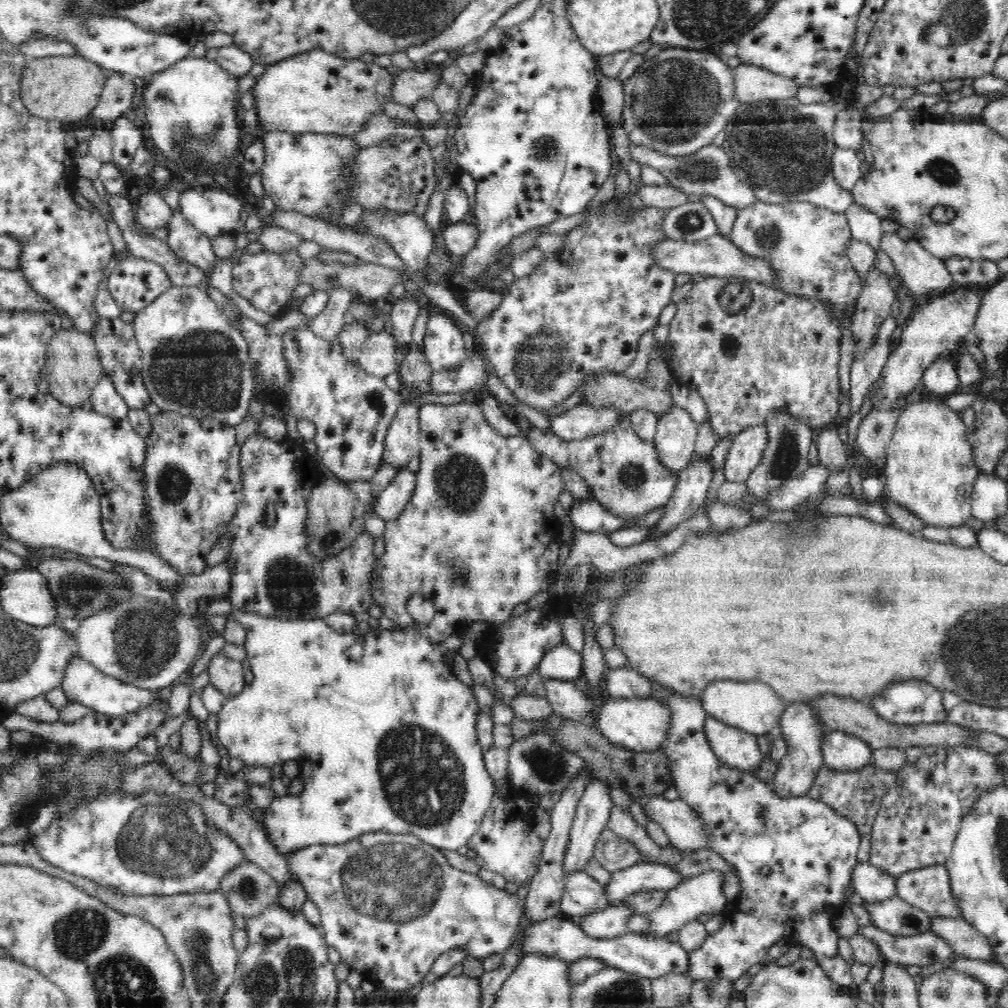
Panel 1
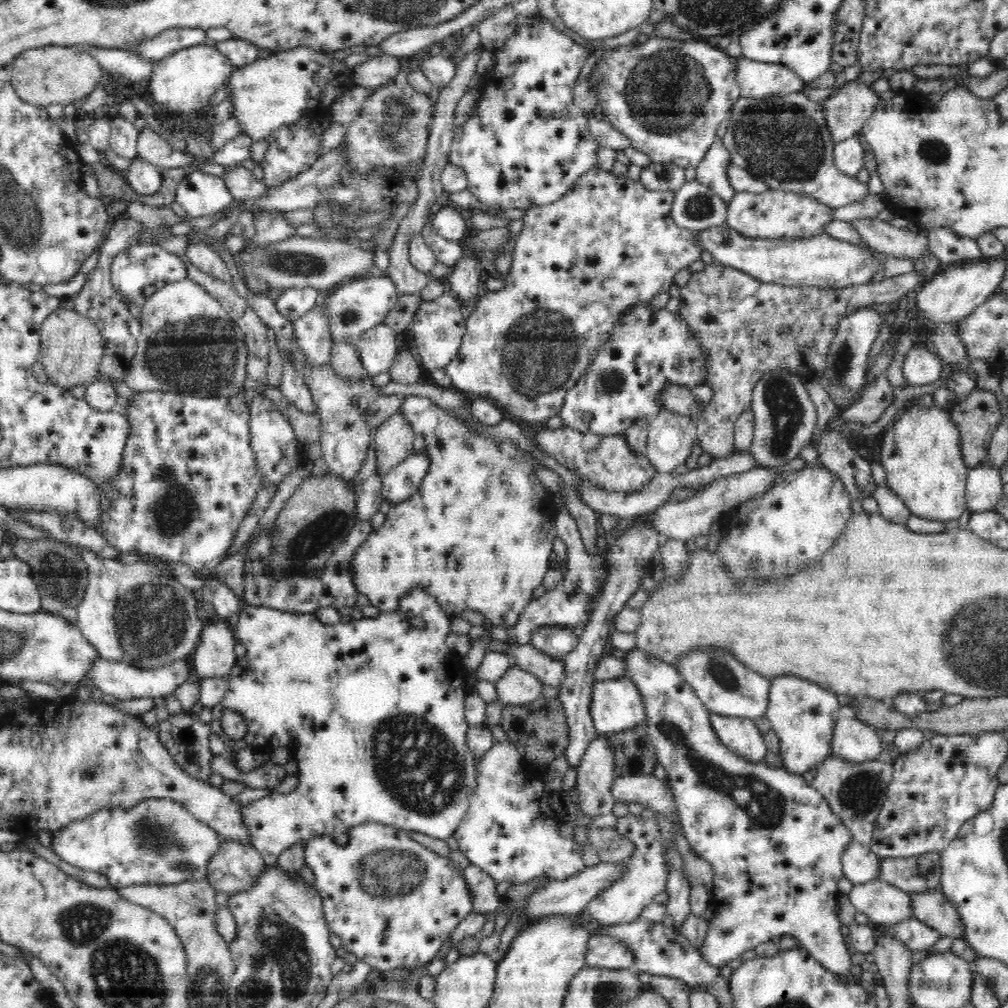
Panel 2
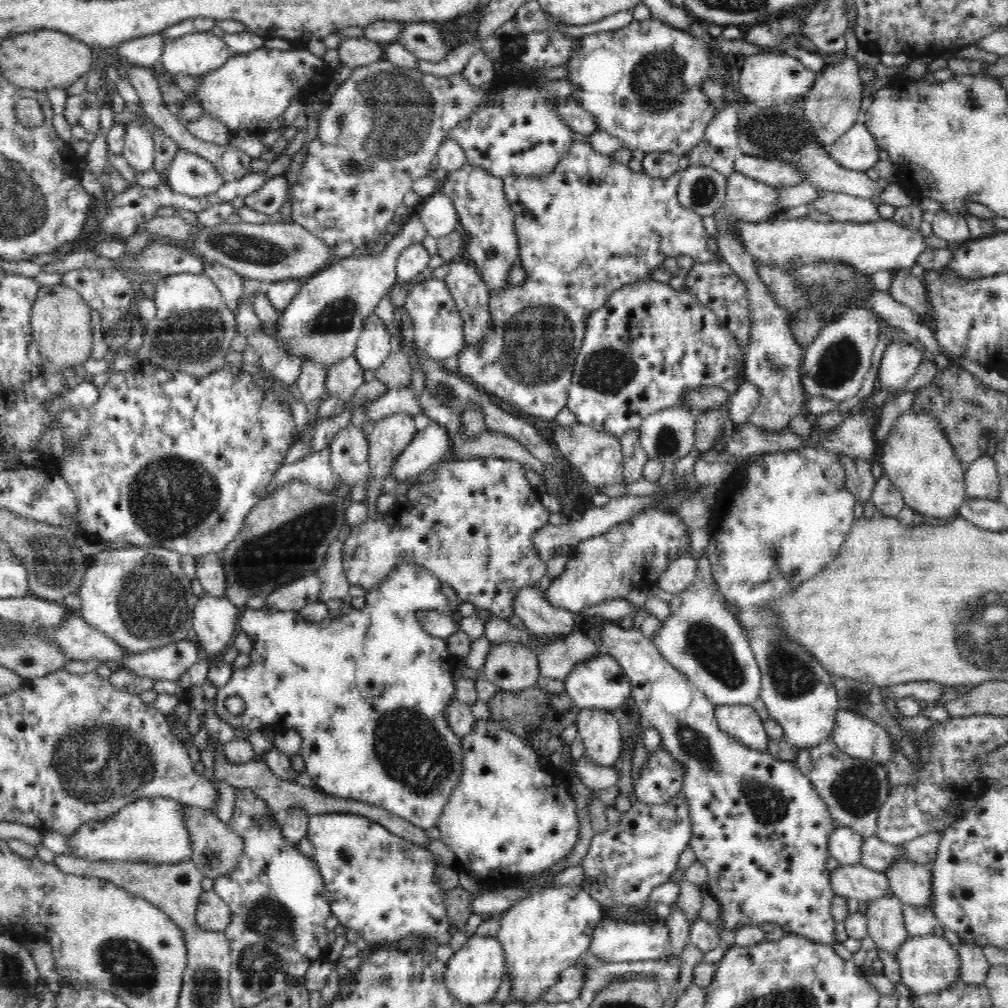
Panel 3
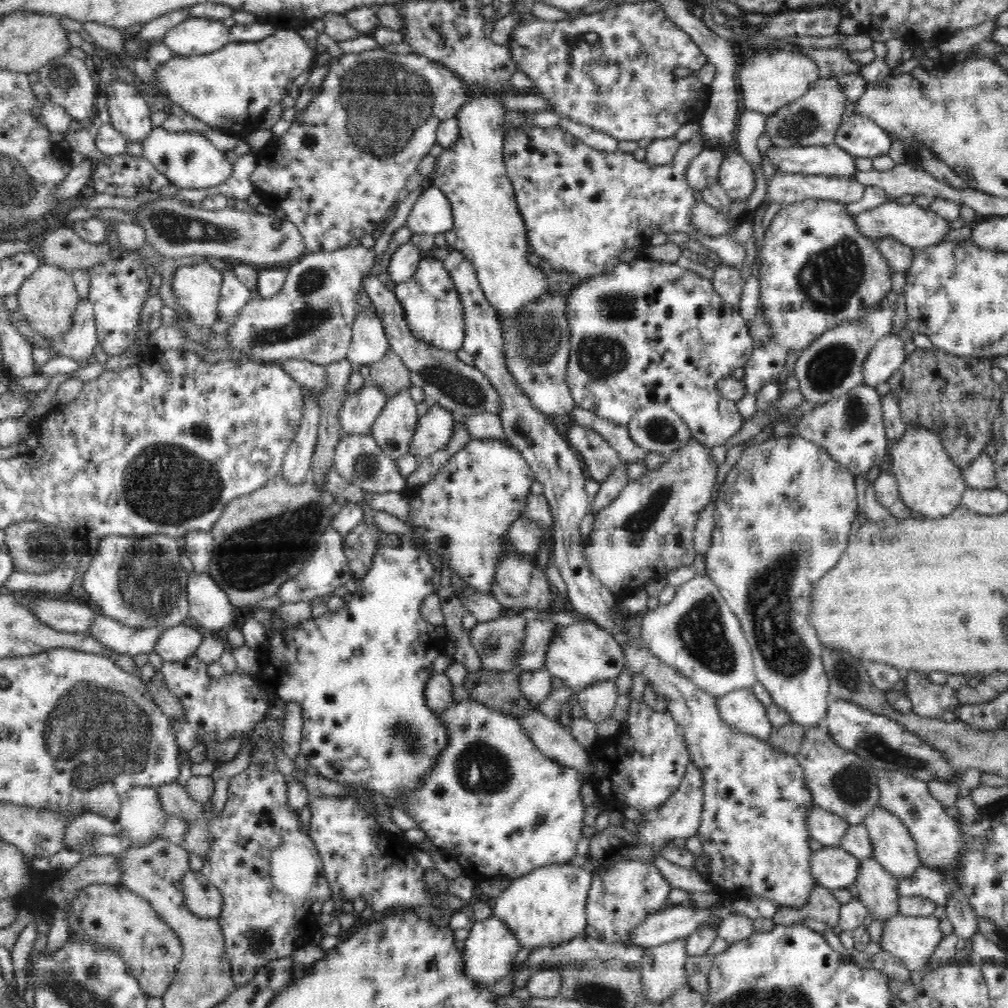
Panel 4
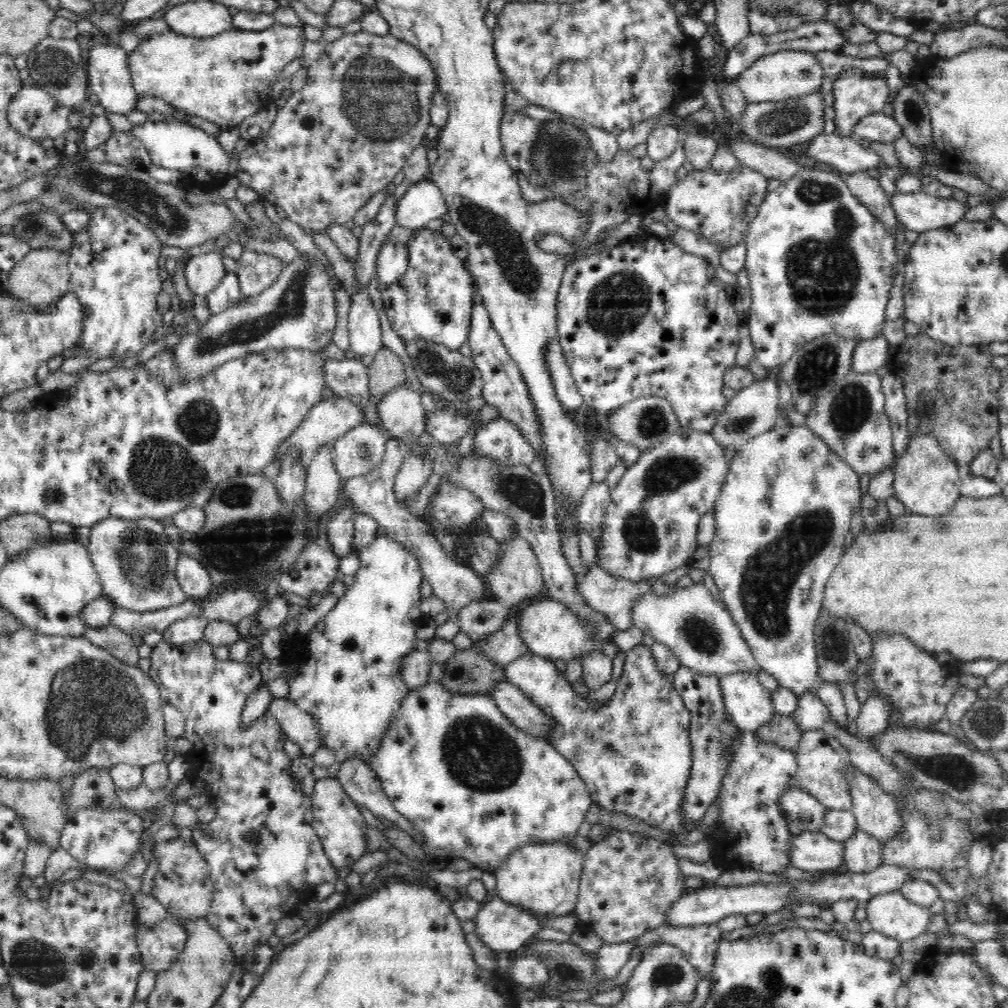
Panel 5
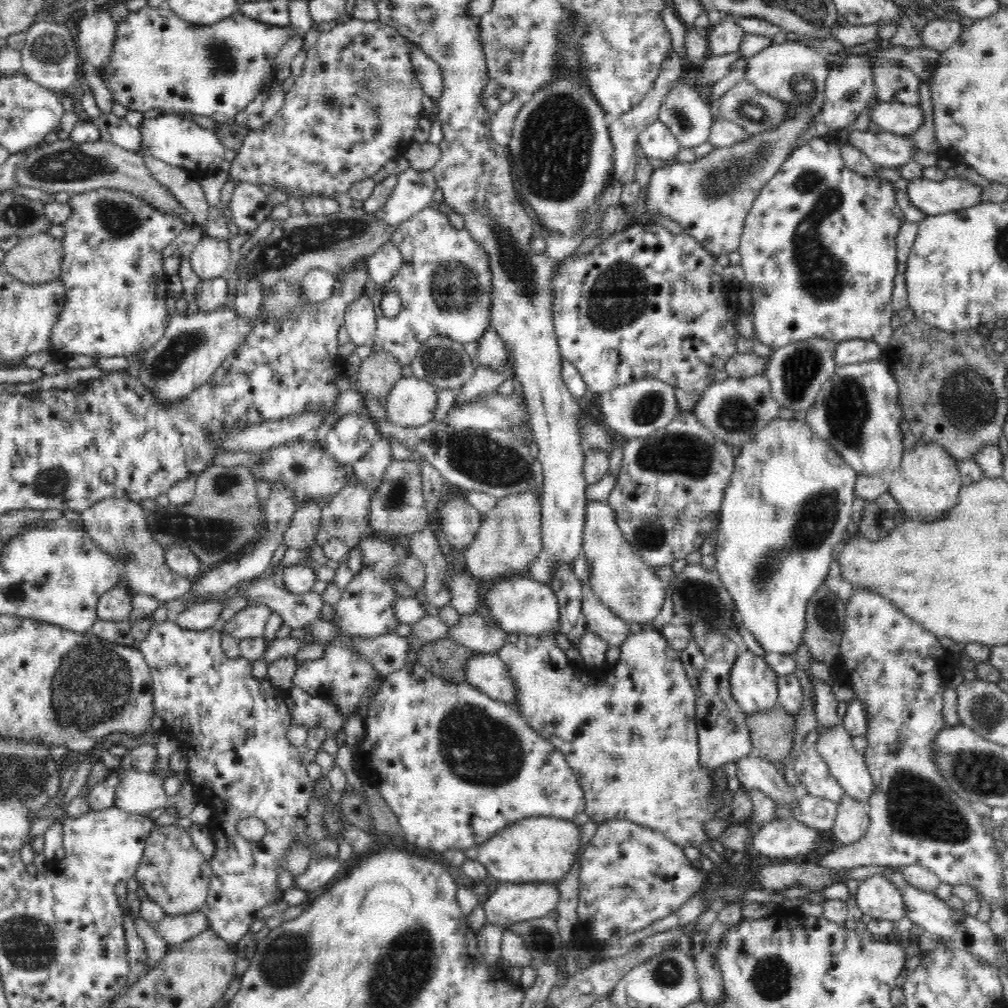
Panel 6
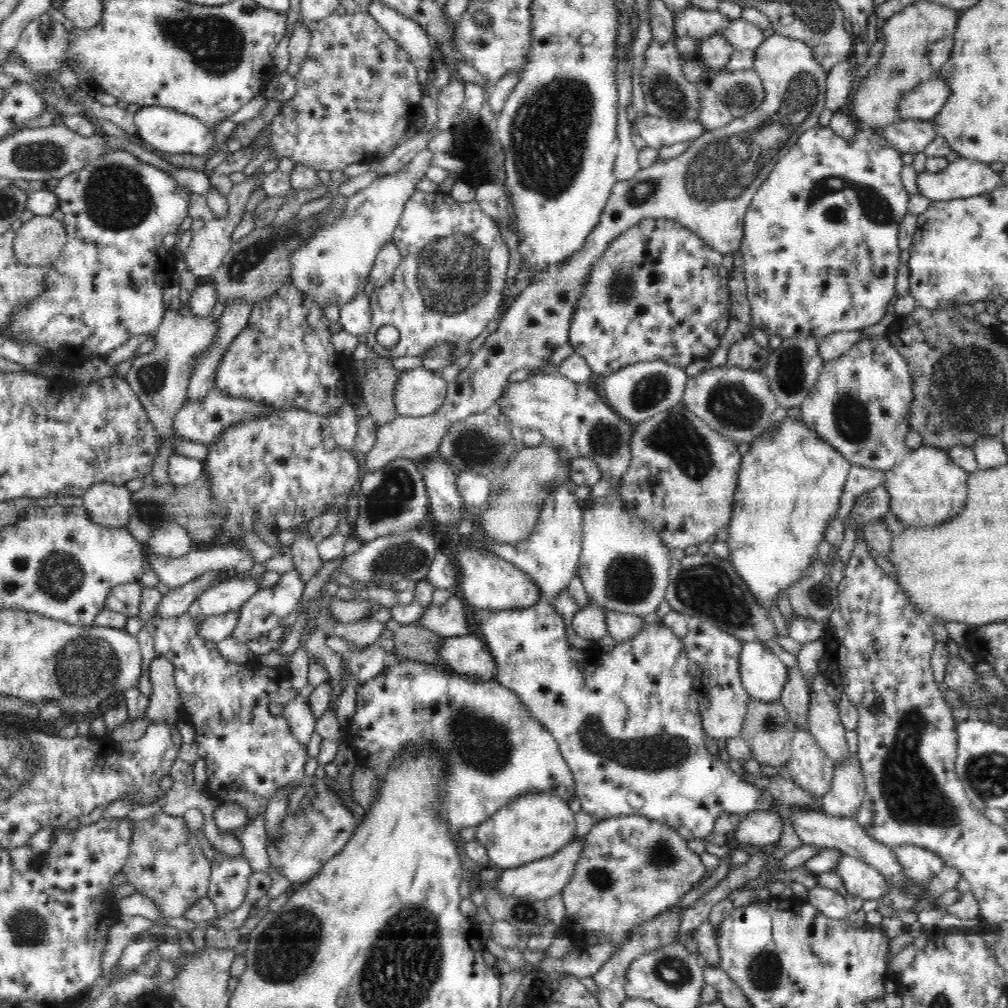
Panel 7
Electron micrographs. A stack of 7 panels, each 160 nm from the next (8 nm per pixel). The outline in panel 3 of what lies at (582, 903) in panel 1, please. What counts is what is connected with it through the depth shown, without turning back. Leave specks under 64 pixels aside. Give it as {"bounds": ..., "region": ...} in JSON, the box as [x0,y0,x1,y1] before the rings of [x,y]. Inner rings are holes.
{"bounds":[437,719,578,880],"region":[[[476,719],[472,730],[465,734],[461,738],[462,743],[462,758],[463,769],[460,775],[460,780],[455,784],[455,787],[451,790],[450,796],[444,805],[444,812],[438,820],[437,828],[440,832],[440,840],[450,850],[456,854],[456,860],[465,864],[468,874],[472,874],[474,878],[484,878],[484,880],[490,880],[490,878],[500,878],[504,874],[534,874],[550,868],[553,864],[560,862],[562,858],[568,856],[576,840],[578,840],[578,826],[576,801],[574,797],[570,795],[568,791],[568,785],[566,778],[561,773],[551,772],[548,769],[544,769],[542,764],[538,764],[538,754],[536,749],[532,747],[531,743],[522,739],[520,735],[516,735],[512,731],[502,727],[502,725],[492,719]]]}

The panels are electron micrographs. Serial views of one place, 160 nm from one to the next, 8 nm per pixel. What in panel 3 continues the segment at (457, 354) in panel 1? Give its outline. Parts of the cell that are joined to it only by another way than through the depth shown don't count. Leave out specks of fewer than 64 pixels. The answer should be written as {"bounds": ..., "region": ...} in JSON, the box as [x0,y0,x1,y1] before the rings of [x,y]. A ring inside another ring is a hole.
{"bounds":[402,277,465,361],"region":[[[431,277],[420,282],[418,286],[412,286],[407,291],[402,310],[406,317],[412,319],[409,334],[415,347],[418,347],[433,361],[443,361],[450,356],[459,354],[465,346],[463,322],[450,289],[446,286],[445,279]]]}

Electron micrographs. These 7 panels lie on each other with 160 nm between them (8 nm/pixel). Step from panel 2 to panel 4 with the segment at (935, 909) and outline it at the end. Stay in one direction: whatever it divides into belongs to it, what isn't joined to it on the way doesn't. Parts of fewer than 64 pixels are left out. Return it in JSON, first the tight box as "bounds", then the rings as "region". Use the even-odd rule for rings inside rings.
{"bounds":[863,806,923,880],"region":[[[882,806],[874,807],[874,810],[864,818],[863,825],[872,841],[874,859],[892,873],[896,880],[911,877],[918,867],[923,866],[908,827],[904,826],[892,812],[886,811],[886,808]]]}

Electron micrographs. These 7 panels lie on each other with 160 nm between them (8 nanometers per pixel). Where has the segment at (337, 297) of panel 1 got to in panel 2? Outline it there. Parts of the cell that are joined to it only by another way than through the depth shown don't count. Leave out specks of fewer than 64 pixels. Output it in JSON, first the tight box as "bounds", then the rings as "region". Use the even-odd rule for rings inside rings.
{"bounds":[292,301,334,368],"region":[[[319,301],[310,312],[292,321],[296,331],[296,343],[305,356],[305,360],[321,368],[331,364],[331,350],[334,346],[325,310],[326,308],[323,308]]]}

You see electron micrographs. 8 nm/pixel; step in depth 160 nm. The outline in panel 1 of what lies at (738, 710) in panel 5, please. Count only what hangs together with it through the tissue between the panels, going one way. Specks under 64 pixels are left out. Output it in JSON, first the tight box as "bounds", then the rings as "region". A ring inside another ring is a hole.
{"bounds":[704,716,764,773],"region":[[[710,716],[704,722],[704,731],[708,743],[712,745],[712,751],[730,768],[754,773],[764,759],[755,734],[734,728]]]}

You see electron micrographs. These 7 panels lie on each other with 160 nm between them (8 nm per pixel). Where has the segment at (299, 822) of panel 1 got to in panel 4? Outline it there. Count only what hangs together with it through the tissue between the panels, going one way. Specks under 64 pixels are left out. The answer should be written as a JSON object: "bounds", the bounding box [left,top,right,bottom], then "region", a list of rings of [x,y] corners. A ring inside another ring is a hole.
{"bounds":[250,546,448,806],"region":[[[386,546],[386,548],[378,548],[376,550],[376,556],[372,558],[372,566],[370,566],[368,570],[368,574],[364,576],[364,579],[362,579],[362,582],[360,582],[360,585],[357,586],[356,591],[352,593],[352,600],[350,602],[346,602],[346,606],[344,606],[344,609],[342,609],[340,612],[328,612],[324,614],[323,616],[320,616],[320,618],[314,618],[314,619],[308,619],[301,624],[297,624],[297,627],[288,627],[288,622],[284,622],[282,618],[280,618],[280,612],[277,612],[279,619],[281,620],[279,627],[272,627],[273,624],[273,614],[277,611],[274,610],[274,612],[271,612],[270,610],[264,610],[255,608],[253,612],[250,612],[250,615],[252,615],[256,621],[260,622],[262,625],[264,625],[264,629],[266,629],[266,635],[268,635],[268,641],[270,641],[270,648],[268,650],[260,650],[258,652],[258,659],[259,659],[259,667],[260,671],[256,676],[254,676],[254,680],[257,680],[257,686],[262,690],[266,691],[266,695],[268,695],[268,702],[273,702],[279,698],[282,698],[286,704],[289,702],[296,703],[297,705],[302,706],[302,714],[297,717],[301,721],[301,734],[302,734],[302,742],[301,742],[301,753],[304,754],[307,758],[307,762],[309,762],[309,766],[312,766],[317,769],[318,775],[323,776],[324,778],[327,778],[328,780],[332,780],[334,782],[342,783],[342,785],[354,785],[354,787],[364,787],[364,789],[372,789],[374,793],[382,793],[384,797],[386,797],[386,800],[388,800],[388,805],[390,806],[398,806],[401,805],[403,802],[401,802],[401,796],[404,793],[407,793],[408,791],[413,791],[418,785],[421,784],[421,780],[423,779],[424,775],[427,775],[427,772],[435,765],[435,762],[437,761],[437,756],[444,750],[444,747],[448,744],[448,731],[447,728],[442,724],[442,721],[435,715],[435,712],[428,708],[428,705],[425,701],[425,694],[424,691],[426,691],[426,686],[428,686],[428,680],[430,680],[430,676],[434,674],[433,668],[432,668],[432,662],[434,661],[434,658],[438,656],[438,654],[445,652],[445,646],[448,642],[447,638],[441,638],[440,632],[437,632],[434,625],[431,625],[428,623],[421,614],[421,605],[423,604],[424,598],[428,598],[428,596],[432,596],[432,594],[437,594],[438,590],[441,588],[441,574],[438,574],[436,572],[436,568],[432,565],[432,562],[430,562],[430,557],[423,551],[421,548],[410,548],[410,546]]]}

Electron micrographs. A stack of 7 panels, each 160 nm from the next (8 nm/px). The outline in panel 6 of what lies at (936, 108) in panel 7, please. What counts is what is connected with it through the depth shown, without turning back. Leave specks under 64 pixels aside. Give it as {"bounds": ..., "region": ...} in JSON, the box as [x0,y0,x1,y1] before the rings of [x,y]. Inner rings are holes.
{"bounds":[871,102,924,136],"region":[[[878,102],[871,110],[872,122],[880,132],[892,132],[901,136],[911,136],[924,123],[921,106],[911,106],[900,102]]]}

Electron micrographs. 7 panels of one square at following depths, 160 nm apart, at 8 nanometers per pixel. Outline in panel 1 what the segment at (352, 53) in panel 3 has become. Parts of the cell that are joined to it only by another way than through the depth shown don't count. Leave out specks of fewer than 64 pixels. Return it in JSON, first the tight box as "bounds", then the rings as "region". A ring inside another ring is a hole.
{"bounds":[390,69,440,109],"region":[[[437,69],[401,70],[393,76],[394,84],[390,90],[392,99],[411,109],[416,108],[422,98],[432,98],[432,90],[440,82],[440,72]]]}

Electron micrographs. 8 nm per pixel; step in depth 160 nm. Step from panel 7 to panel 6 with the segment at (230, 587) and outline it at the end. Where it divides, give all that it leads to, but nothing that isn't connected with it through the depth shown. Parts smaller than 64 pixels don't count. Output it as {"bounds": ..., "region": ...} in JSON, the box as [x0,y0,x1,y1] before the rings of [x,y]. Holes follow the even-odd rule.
{"bounds":[173,602,225,630],"region":[[[204,602],[173,616],[173,620],[184,630],[206,630],[214,626],[225,608],[225,604],[219,604],[219,602]]]}

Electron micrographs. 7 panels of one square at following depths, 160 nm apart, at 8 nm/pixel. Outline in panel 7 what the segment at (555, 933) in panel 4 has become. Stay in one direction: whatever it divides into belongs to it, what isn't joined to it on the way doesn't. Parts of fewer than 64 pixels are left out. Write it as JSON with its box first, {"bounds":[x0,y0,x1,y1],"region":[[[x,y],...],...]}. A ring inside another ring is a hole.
{"bounds":[476,792,576,868],"region":[[[529,792],[505,804],[477,828],[476,839],[486,847],[490,867],[516,868],[555,855],[576,834],[574,812],[562,797],[550,792]]]}

